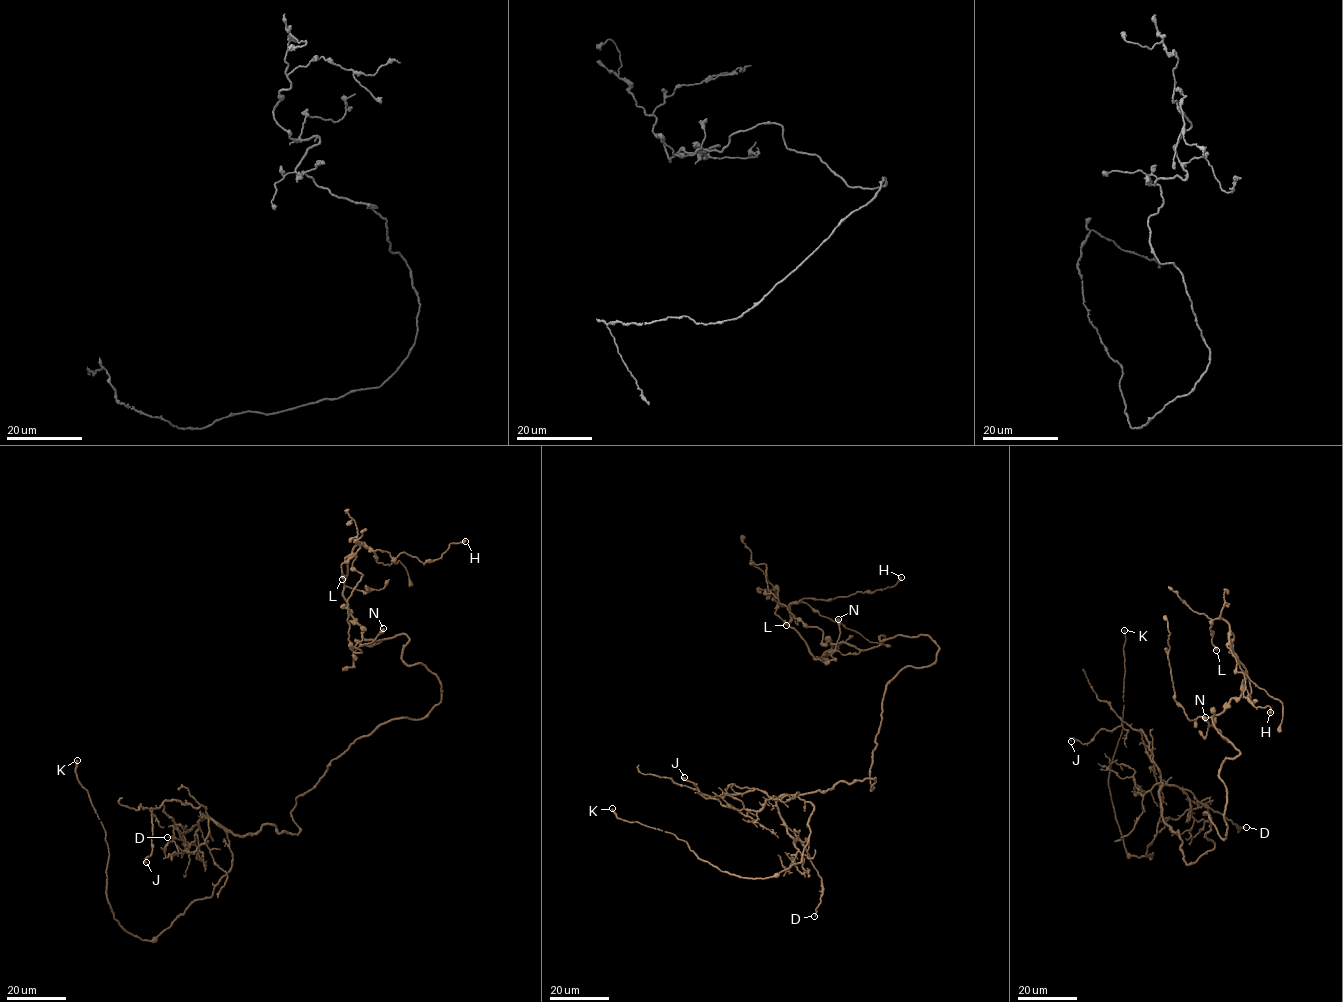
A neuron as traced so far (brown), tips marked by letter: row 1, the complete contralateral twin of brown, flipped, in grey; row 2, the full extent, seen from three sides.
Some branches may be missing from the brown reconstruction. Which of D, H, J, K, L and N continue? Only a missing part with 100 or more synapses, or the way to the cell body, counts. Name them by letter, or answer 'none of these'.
K

